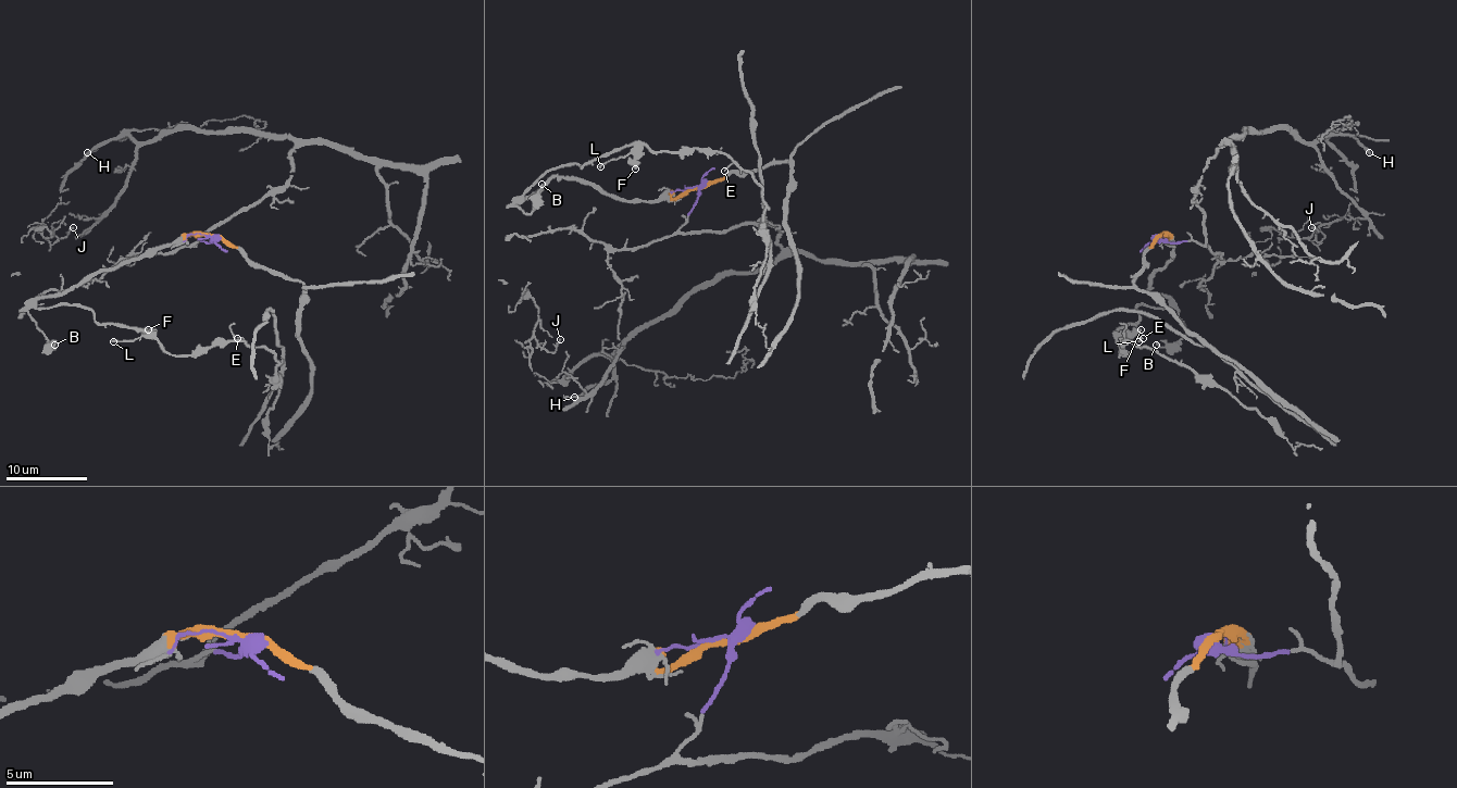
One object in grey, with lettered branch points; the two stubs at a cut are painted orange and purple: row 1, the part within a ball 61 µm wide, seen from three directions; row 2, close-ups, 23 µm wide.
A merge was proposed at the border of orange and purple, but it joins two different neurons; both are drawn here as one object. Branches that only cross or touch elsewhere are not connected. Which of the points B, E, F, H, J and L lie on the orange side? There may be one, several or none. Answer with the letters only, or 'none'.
B, E, F, L

